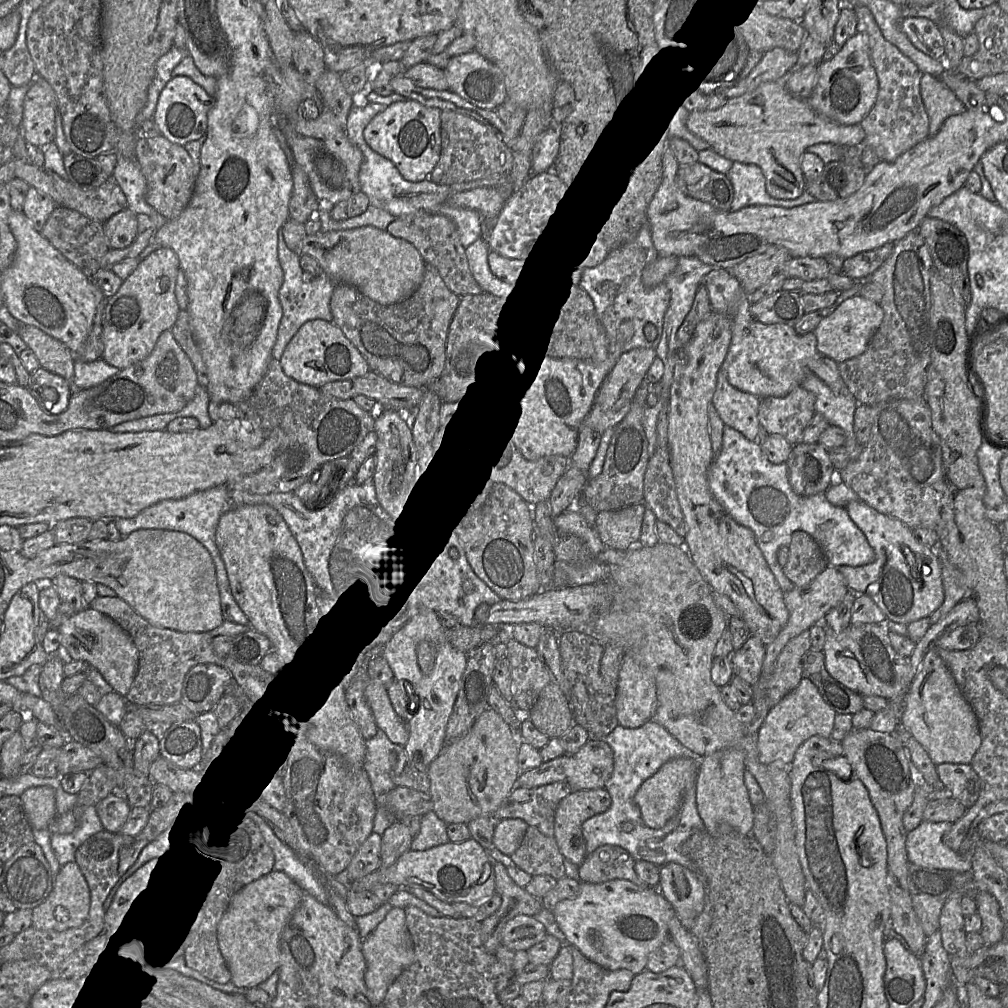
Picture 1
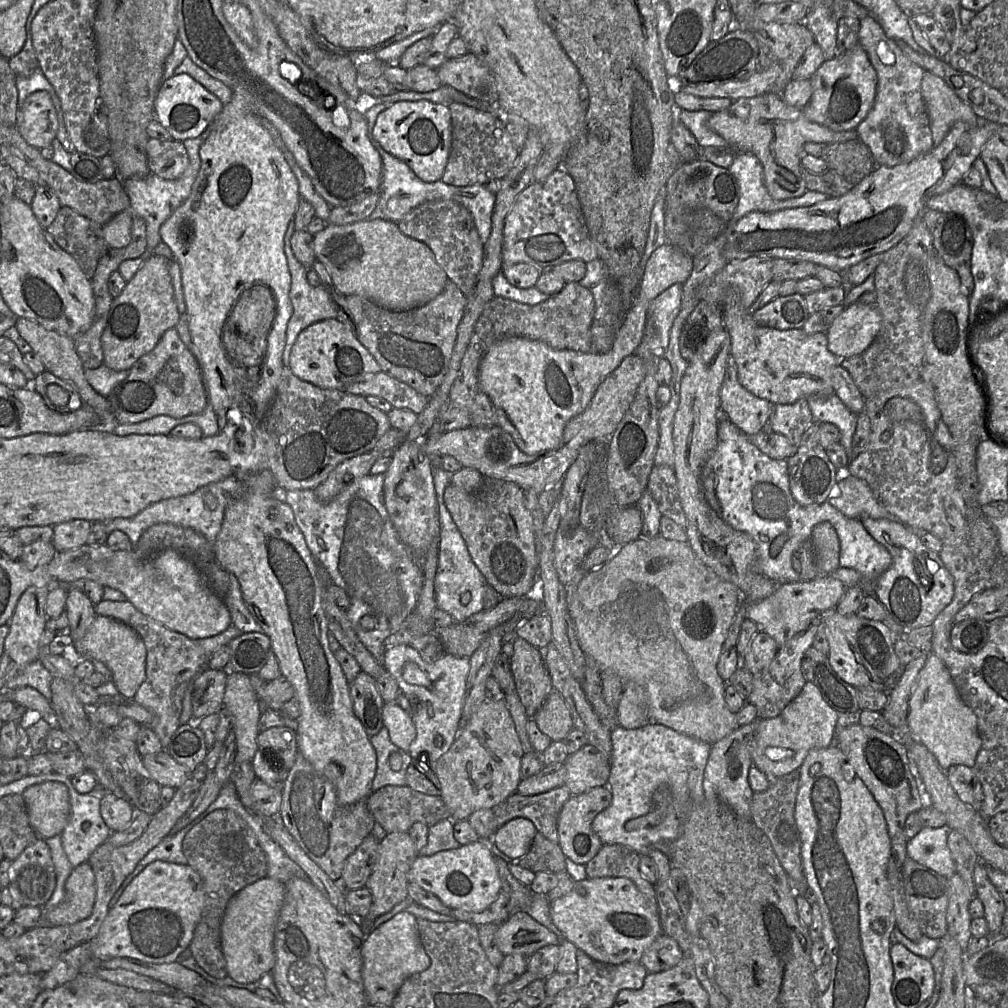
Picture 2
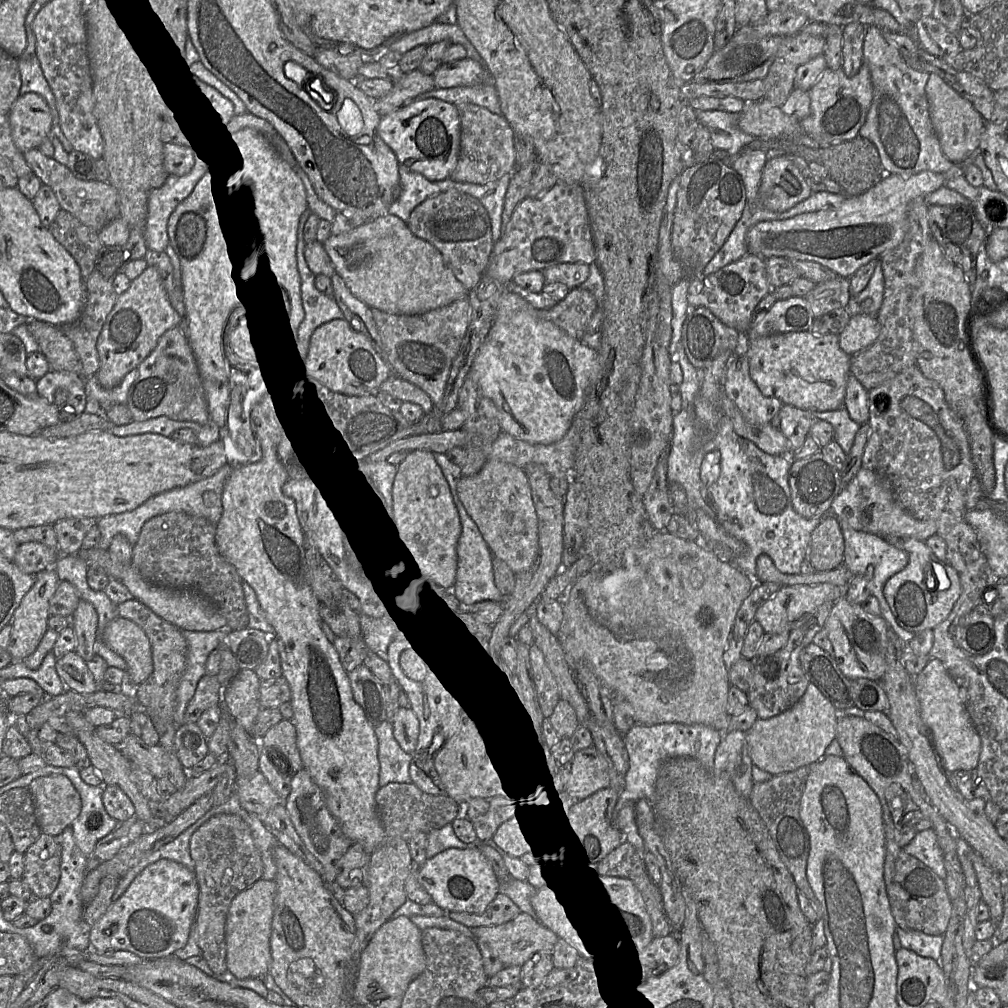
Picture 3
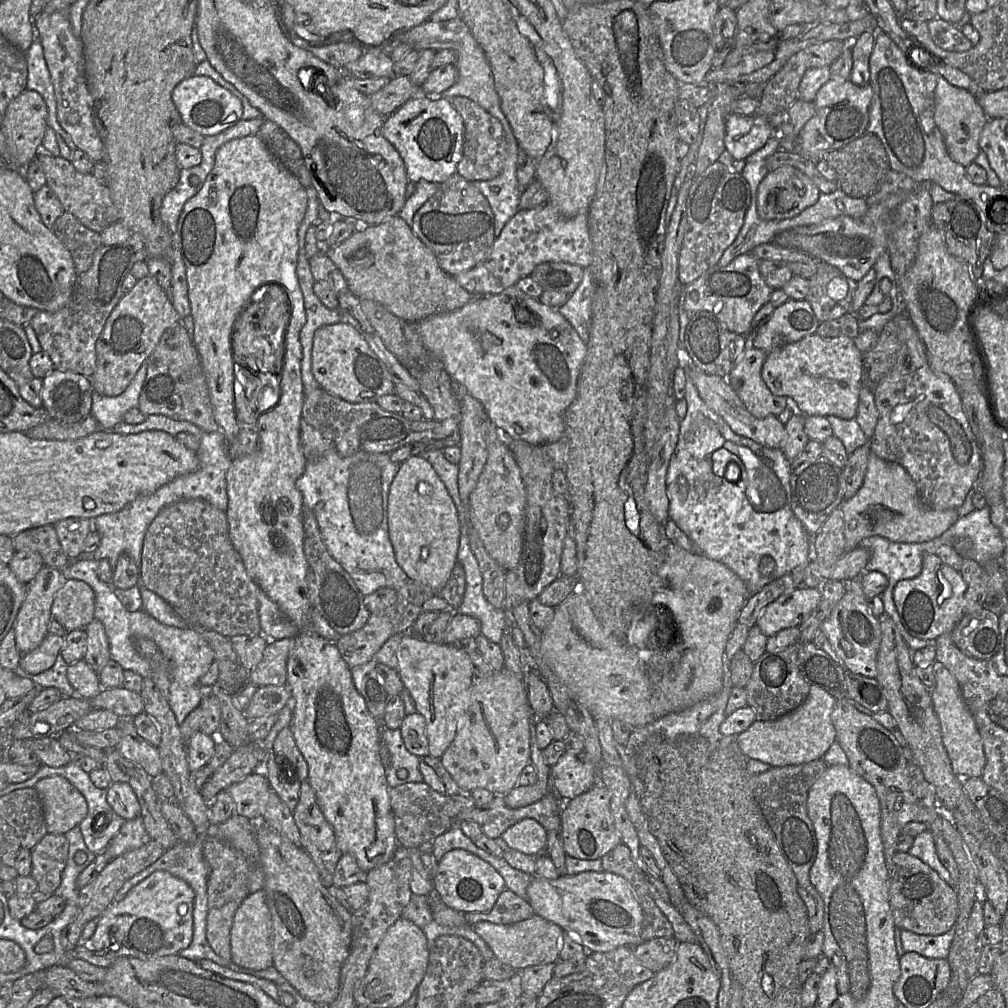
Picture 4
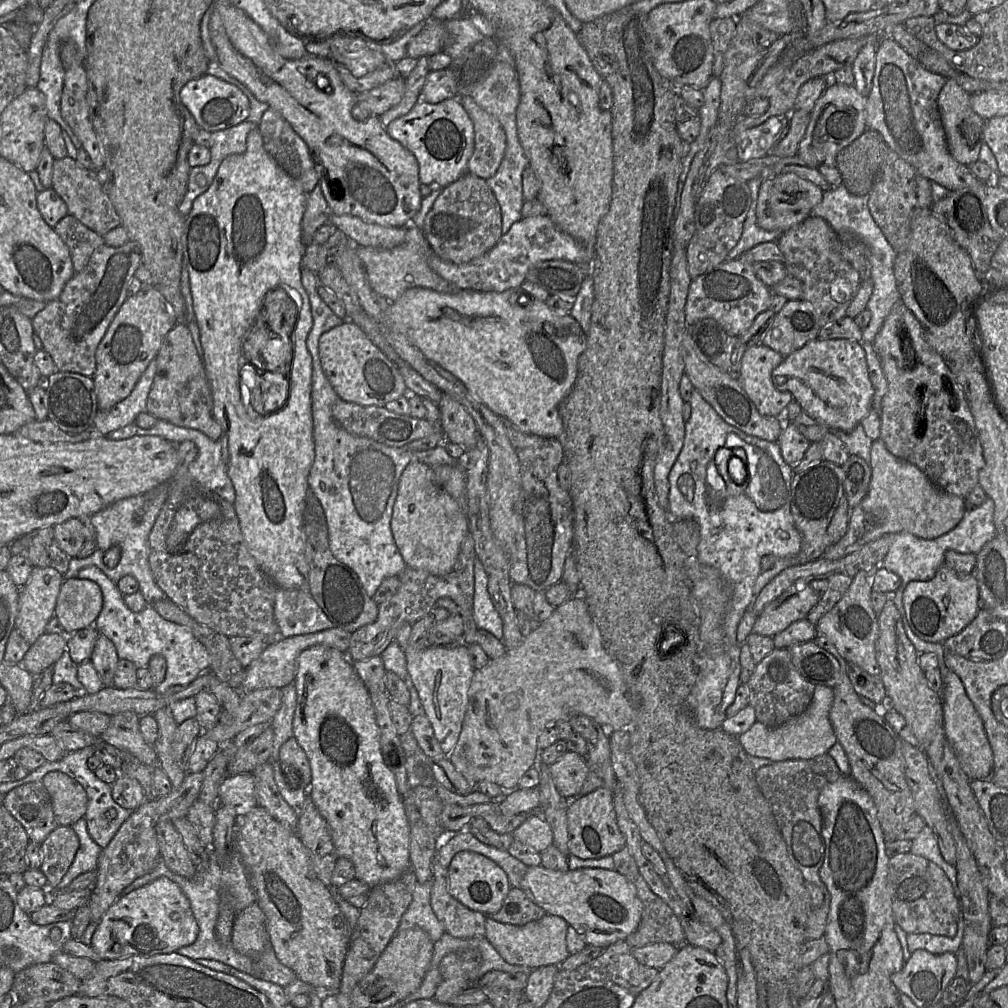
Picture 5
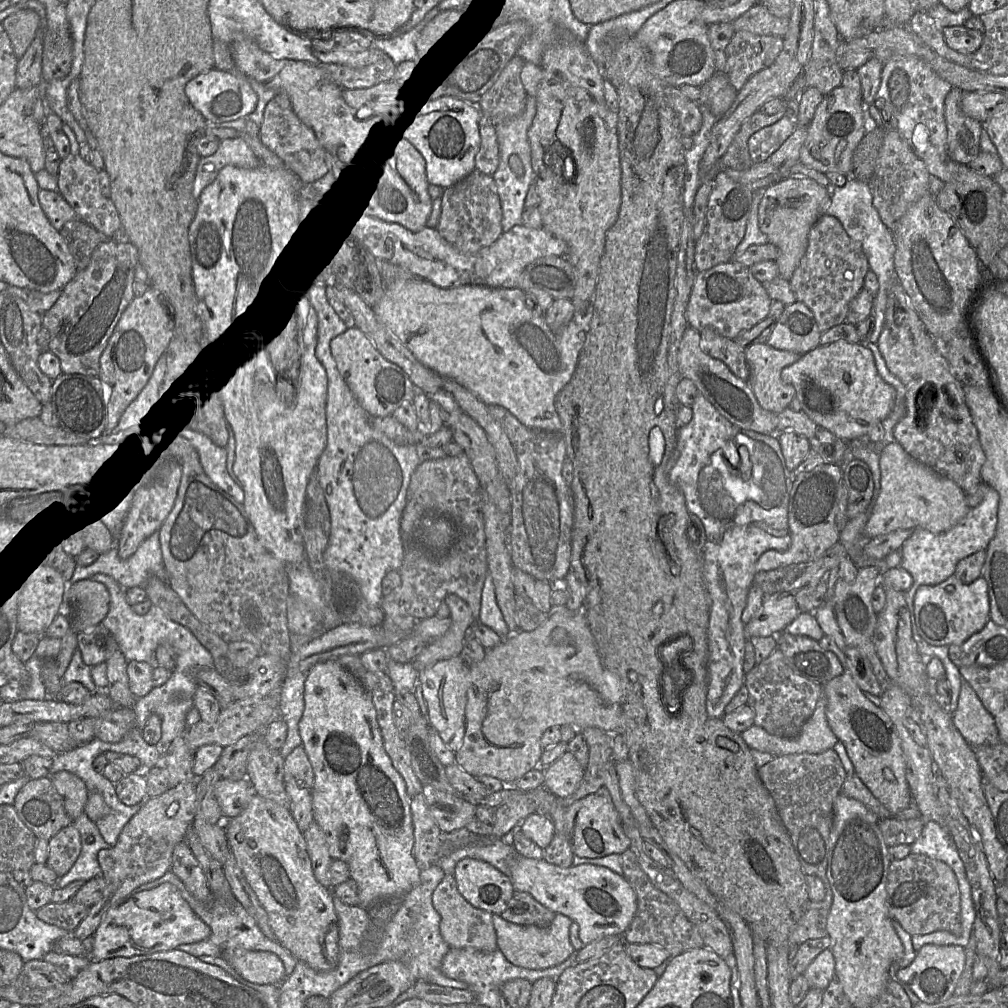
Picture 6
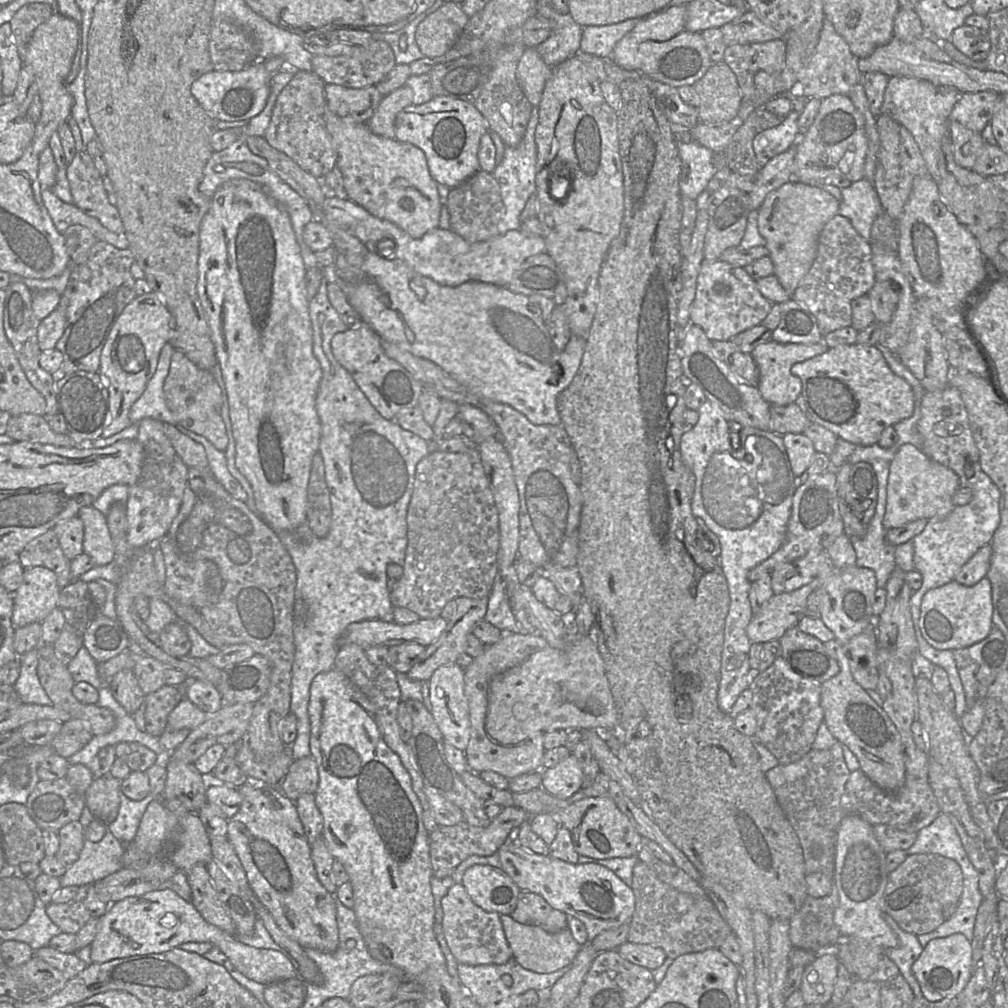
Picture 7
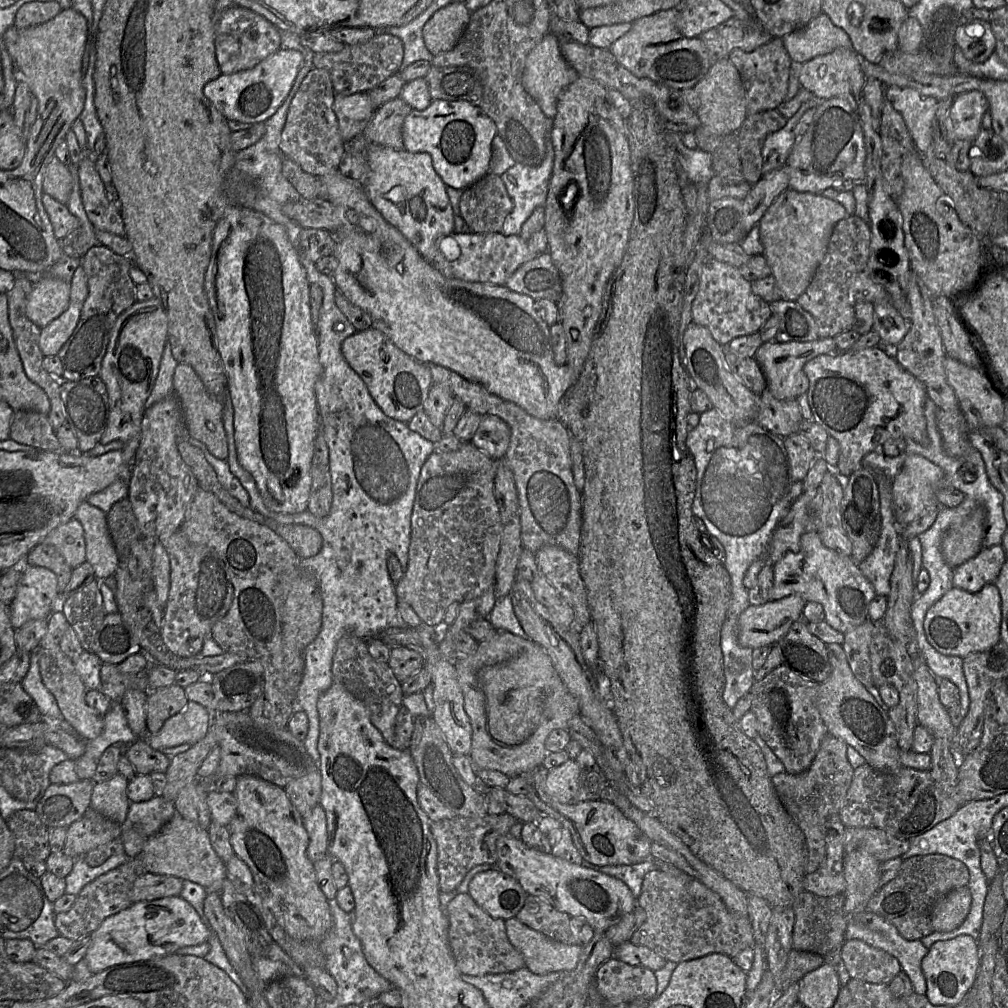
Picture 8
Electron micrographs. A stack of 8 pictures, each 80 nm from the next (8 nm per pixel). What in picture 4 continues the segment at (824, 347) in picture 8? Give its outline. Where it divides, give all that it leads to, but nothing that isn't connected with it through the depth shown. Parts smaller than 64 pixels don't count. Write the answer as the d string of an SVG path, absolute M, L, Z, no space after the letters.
M747 341L746 350L726 377L747 410L759 419L778 416L788 406L787 398L772 394L762 379L761 372L767 354Z

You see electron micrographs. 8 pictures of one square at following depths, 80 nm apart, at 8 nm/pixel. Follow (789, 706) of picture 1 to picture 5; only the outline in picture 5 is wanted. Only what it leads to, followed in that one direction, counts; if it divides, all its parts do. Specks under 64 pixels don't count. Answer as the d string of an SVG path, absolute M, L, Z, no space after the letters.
M816 685L811 703L803 713L776 727L768 727L756 721L746 732L738 736L738 740L748 756L767 758L772 762L812 759L823 755L838 741L829 720L833 700L832 688Z

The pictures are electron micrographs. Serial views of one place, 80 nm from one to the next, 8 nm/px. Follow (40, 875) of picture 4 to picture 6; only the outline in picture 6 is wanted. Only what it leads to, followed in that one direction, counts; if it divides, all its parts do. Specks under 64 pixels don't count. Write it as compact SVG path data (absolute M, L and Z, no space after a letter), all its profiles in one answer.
M71 823L49 839L46 865L60 878L71 869L81 850L81 835Z

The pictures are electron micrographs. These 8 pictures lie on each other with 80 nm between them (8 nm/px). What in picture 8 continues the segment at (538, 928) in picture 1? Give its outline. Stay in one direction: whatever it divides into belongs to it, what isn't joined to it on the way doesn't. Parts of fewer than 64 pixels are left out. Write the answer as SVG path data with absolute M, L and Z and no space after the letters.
M517 918L505 920L510 943L522 954L525 966L535 974L571 971L579 960L583 946L554 940L534 930Z

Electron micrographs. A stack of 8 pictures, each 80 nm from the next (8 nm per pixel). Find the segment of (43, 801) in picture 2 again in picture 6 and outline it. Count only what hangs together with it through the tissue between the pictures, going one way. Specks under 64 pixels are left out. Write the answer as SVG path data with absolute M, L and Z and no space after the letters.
M60 771L51 776L51 781L63 799L69 818L75 821L84 811L88 800L88 789L77 775Z

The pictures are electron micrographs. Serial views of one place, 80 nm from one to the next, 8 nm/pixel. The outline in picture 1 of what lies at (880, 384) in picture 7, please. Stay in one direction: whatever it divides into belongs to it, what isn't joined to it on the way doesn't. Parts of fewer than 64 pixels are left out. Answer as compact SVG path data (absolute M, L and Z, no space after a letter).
M713 267L705 276L703 286L708 292L712 310L731 319L731 342L720 369L726 371L728 382L760 399L784 397L800 386L810 373L807 361L818 354L814 333L798 334L792 326L764 324L754 319L750 312L749 295L728 269Z

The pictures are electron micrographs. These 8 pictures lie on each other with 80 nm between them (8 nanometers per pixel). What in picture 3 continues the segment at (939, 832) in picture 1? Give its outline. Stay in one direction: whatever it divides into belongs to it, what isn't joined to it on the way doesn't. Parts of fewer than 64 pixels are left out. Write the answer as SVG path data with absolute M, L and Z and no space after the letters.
M932 828L917 832L914 839L902 850L923 862L943 880L946 879L944 854Z

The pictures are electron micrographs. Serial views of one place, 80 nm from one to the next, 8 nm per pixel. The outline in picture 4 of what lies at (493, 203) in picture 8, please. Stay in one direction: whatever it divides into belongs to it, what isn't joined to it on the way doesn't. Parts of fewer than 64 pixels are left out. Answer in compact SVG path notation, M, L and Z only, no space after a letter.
M458 174L441 183L438 191L416 211L410 227L432 250L441 268L452 276L484 261L496 239L488 200L472 181Z

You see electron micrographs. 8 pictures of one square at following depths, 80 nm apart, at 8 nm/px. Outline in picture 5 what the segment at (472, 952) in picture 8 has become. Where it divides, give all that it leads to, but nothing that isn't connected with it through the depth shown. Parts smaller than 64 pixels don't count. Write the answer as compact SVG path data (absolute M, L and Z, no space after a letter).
M436 852L432 861L433 887L431 907L445 933L460 939L485 937L486 915L471 910L448 892L448 872Z

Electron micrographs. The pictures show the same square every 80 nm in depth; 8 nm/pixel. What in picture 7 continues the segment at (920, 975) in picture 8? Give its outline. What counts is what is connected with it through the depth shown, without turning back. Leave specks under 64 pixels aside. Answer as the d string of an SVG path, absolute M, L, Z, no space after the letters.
M883 913L882 916L899 939L899 945L894 948L886 948L884 955L889 957L898 966L900 974L906 979L915 997L922 998L922 990L912 972L912 965L919 958L924 947L918 941L917 935L901 929L888 914Z

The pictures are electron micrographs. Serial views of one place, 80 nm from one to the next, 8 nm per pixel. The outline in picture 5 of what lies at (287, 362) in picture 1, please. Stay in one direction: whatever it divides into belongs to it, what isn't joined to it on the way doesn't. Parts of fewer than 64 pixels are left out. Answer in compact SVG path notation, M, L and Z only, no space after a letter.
M346 320L342 324L324 332L319 338L319 357L321 361L321 366L324 374L328 378L331 386L337 393L337 395L344 401L352 402L355 404L363 406L379 406L385 407L390 401L393 401L401 396L404 396L408 393L407 387L403 380L402 375L400 374L397 366L368 338L368 336L362 331L362 329L353 323L351 320Z

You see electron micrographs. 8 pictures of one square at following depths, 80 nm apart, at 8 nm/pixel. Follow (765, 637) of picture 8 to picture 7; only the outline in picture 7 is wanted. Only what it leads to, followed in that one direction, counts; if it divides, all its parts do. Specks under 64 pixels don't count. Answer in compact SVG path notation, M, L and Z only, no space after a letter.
M814 579L796 590L773 595L749 622L746 633L750 641L765 643L779 640L804 616L808 596L820 585L821 580Z

